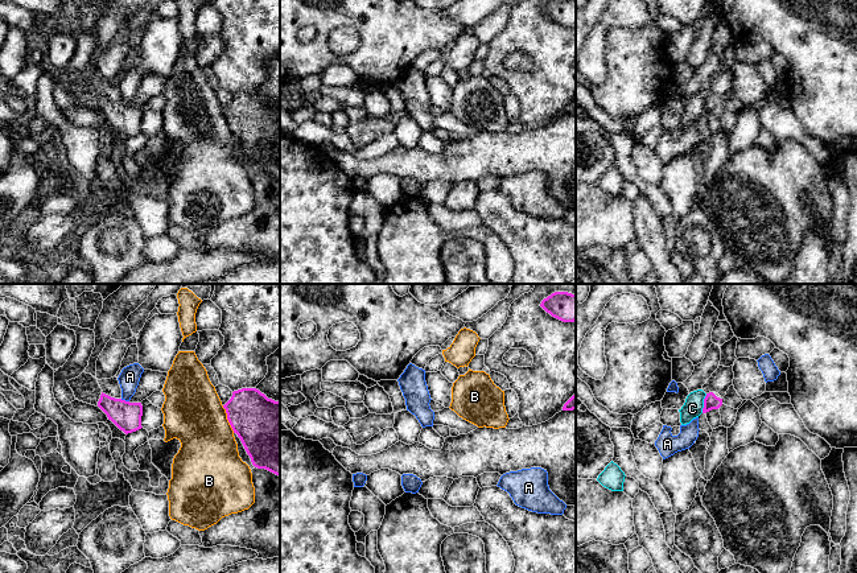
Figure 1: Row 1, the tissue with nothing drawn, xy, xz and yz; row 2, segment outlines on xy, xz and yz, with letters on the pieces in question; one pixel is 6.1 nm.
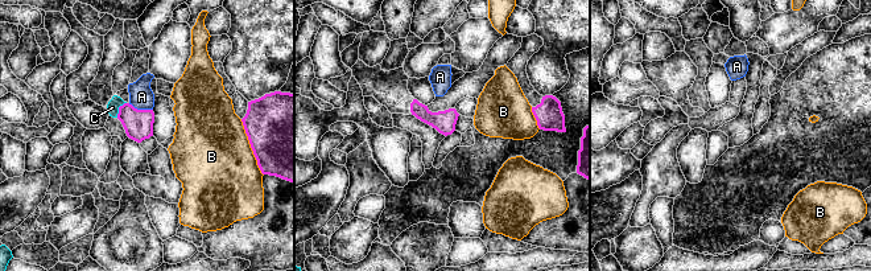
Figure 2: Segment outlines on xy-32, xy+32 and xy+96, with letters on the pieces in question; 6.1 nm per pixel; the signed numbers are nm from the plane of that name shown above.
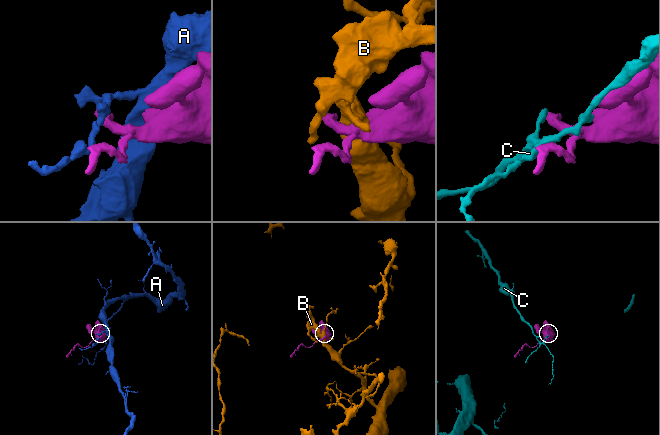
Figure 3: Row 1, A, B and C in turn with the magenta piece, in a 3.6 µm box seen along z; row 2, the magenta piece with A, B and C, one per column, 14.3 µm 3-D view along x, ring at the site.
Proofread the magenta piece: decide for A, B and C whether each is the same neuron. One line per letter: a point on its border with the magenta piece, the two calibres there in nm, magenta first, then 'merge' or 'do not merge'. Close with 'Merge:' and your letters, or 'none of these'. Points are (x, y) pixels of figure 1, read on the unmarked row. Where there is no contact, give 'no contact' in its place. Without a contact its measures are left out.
A: contact xy (124, 104); calibres 180 and 130 nm; do not merge
B: contact xy (227, 123); calibres 360 and 360 nm; do not merge
C: contact yz (704, 107); calibres 90 and 120 nm; do not merge
Merge: none of these

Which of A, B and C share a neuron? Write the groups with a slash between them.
A / B / C

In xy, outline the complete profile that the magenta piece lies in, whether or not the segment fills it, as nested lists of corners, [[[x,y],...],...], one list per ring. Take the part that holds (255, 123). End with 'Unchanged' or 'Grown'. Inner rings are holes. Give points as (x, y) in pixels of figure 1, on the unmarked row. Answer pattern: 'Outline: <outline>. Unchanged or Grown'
Outline: [[[242,92],[232,96],[223,112],[252,169],[280,181],[280,106],[268,103],[256,92]]]. Unchanged

